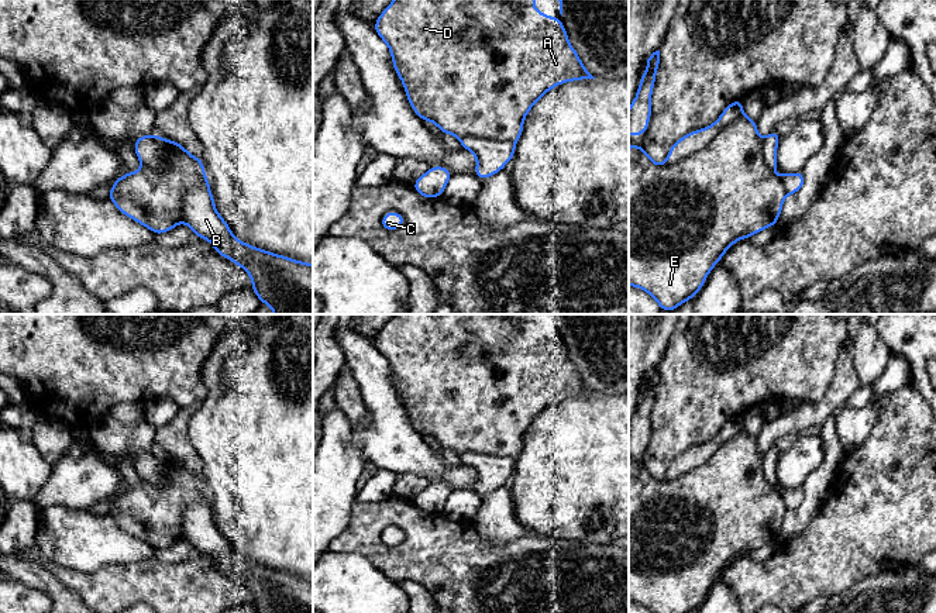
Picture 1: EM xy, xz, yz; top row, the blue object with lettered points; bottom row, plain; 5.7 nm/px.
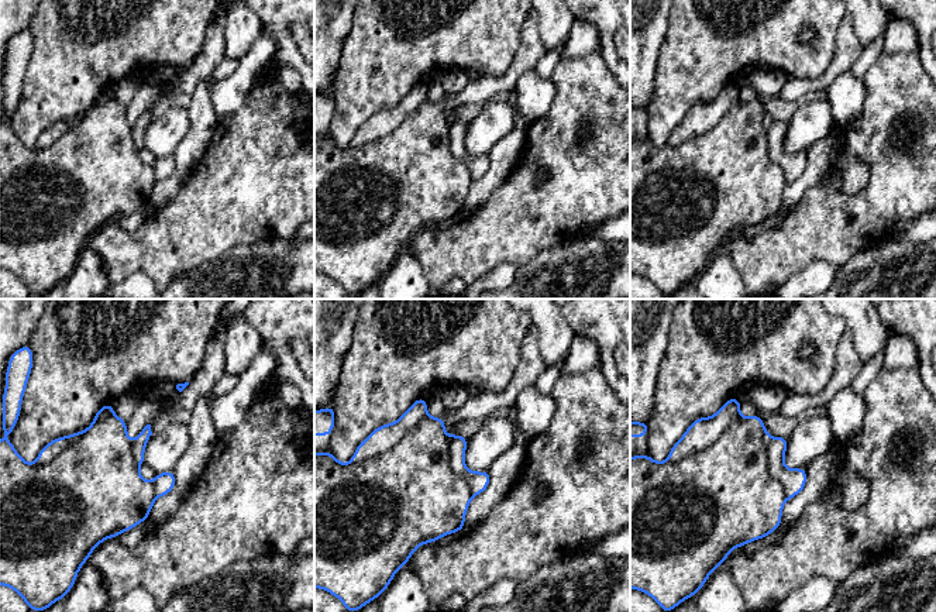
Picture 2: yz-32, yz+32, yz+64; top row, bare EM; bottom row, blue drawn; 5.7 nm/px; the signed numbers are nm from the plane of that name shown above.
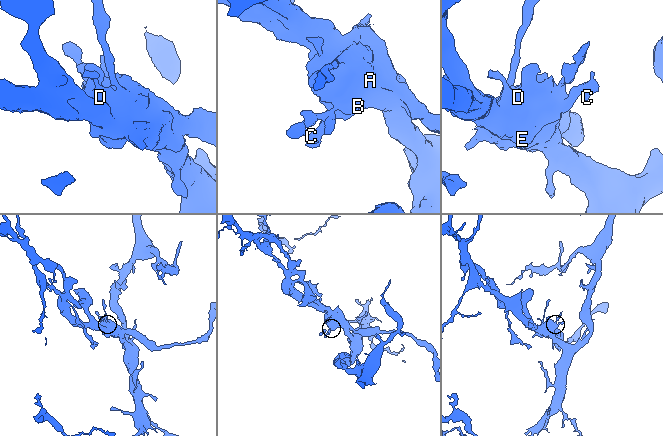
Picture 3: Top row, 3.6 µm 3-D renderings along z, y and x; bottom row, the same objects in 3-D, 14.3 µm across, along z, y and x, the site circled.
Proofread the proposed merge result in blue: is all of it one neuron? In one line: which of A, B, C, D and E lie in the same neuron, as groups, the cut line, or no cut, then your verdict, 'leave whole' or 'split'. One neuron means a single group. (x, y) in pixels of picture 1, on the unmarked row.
groups A D E / B C; cut yz (742, 429), (702, 462), (675, 478), (666, 478); split

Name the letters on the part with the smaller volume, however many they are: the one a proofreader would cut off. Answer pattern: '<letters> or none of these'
A, D, E

